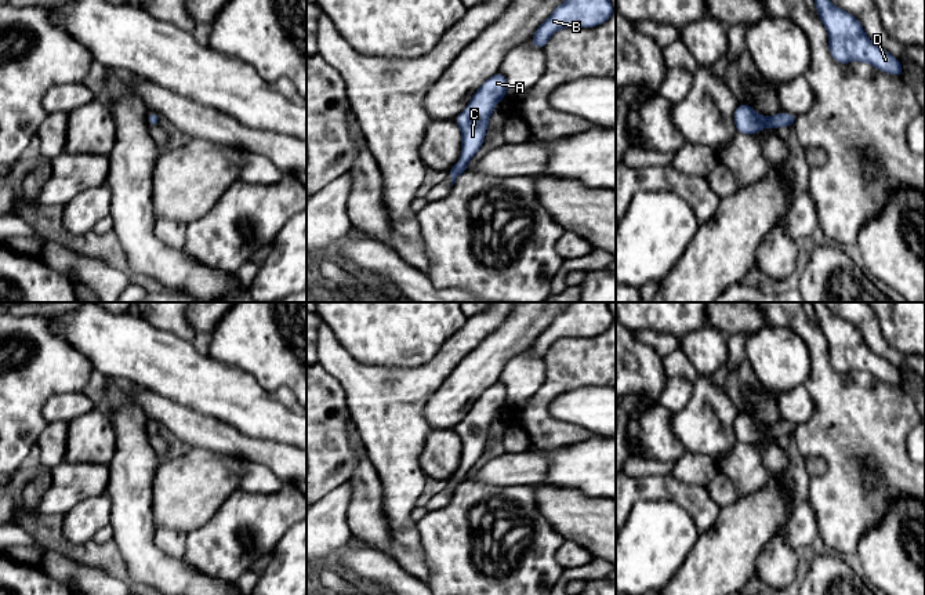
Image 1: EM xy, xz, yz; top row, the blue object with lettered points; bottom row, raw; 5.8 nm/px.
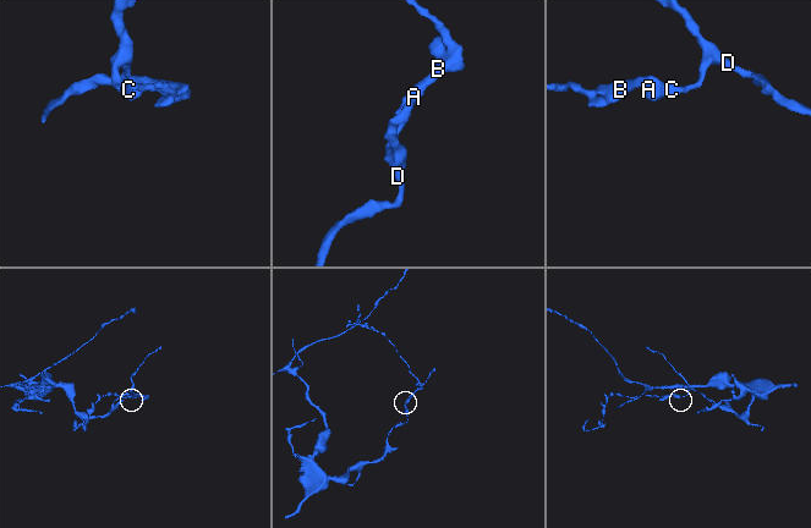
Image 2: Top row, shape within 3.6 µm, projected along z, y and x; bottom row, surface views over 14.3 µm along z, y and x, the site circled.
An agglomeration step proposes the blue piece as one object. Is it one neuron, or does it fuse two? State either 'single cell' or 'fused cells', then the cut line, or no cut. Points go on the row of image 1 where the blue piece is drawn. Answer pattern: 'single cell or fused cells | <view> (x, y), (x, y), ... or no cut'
single cell | no cut

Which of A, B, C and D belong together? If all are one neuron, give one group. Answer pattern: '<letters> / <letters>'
A B C D

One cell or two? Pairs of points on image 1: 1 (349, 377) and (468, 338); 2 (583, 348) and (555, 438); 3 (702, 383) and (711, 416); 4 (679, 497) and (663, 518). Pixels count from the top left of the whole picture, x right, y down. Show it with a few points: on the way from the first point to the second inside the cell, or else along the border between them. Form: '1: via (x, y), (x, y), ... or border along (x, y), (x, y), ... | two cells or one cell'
1: via (378, 377), (428, 377), (439, 366) | one cell
2: via (565, 370), (543, 398), (543, 416) | one cell
3: via (704, 391), (708, 407) | one cell
4: border along (642, 500), (674, 501), (688, 512), (696, 526) | two cells

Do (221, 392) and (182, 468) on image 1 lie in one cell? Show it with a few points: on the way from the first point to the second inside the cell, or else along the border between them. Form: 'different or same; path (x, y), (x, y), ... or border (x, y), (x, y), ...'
different; border (191, 446), (210, 449), (224, 456)

